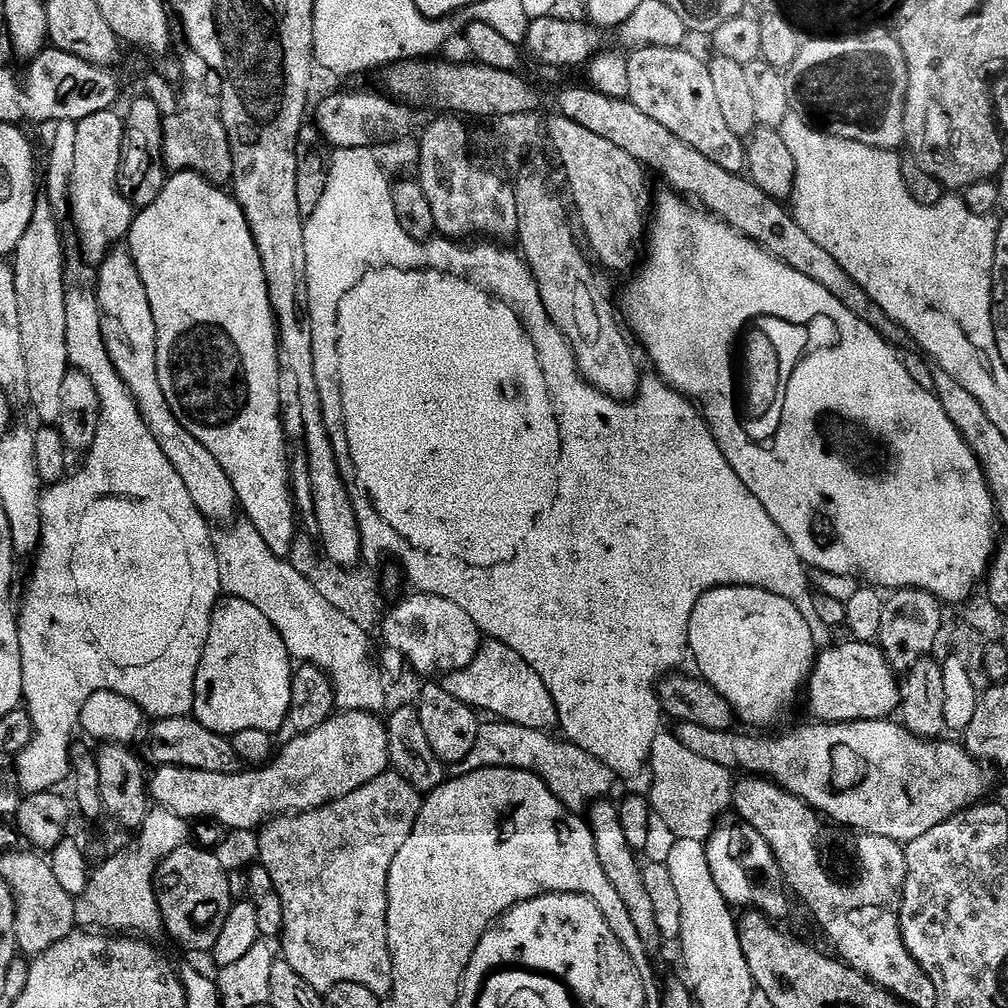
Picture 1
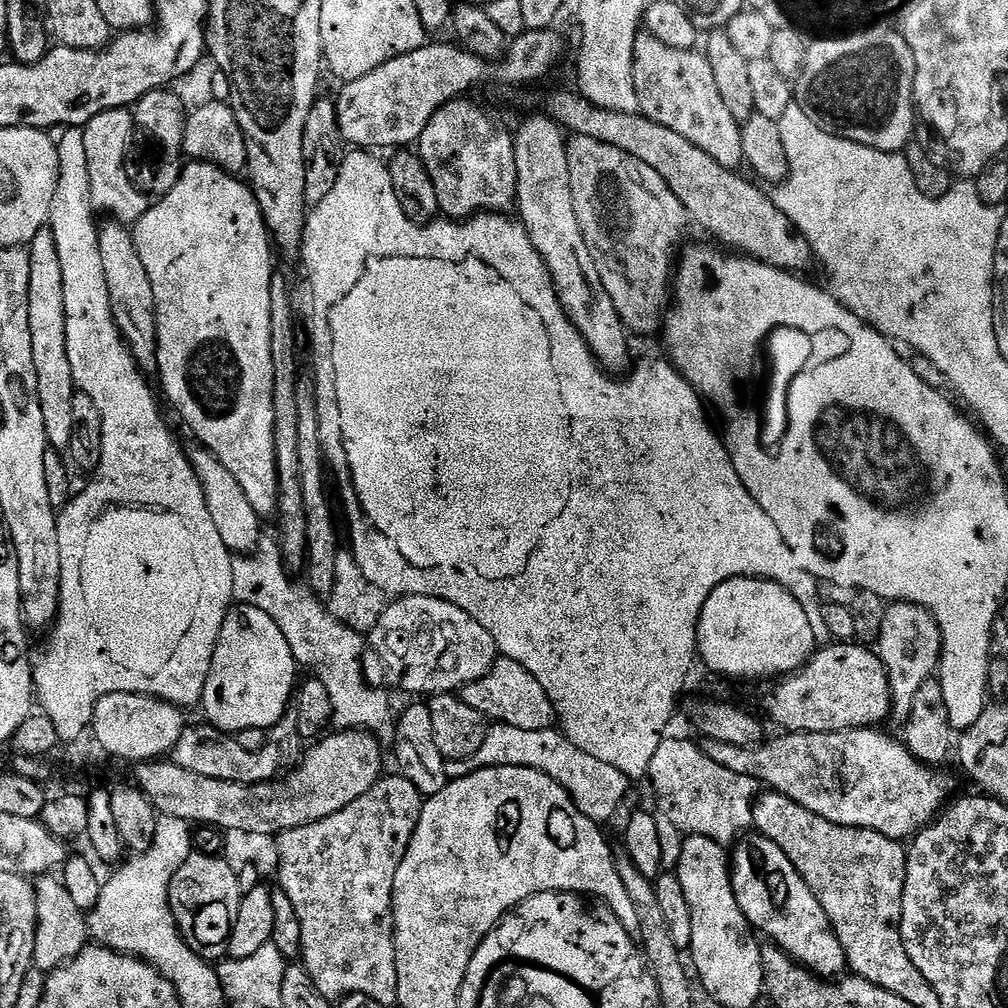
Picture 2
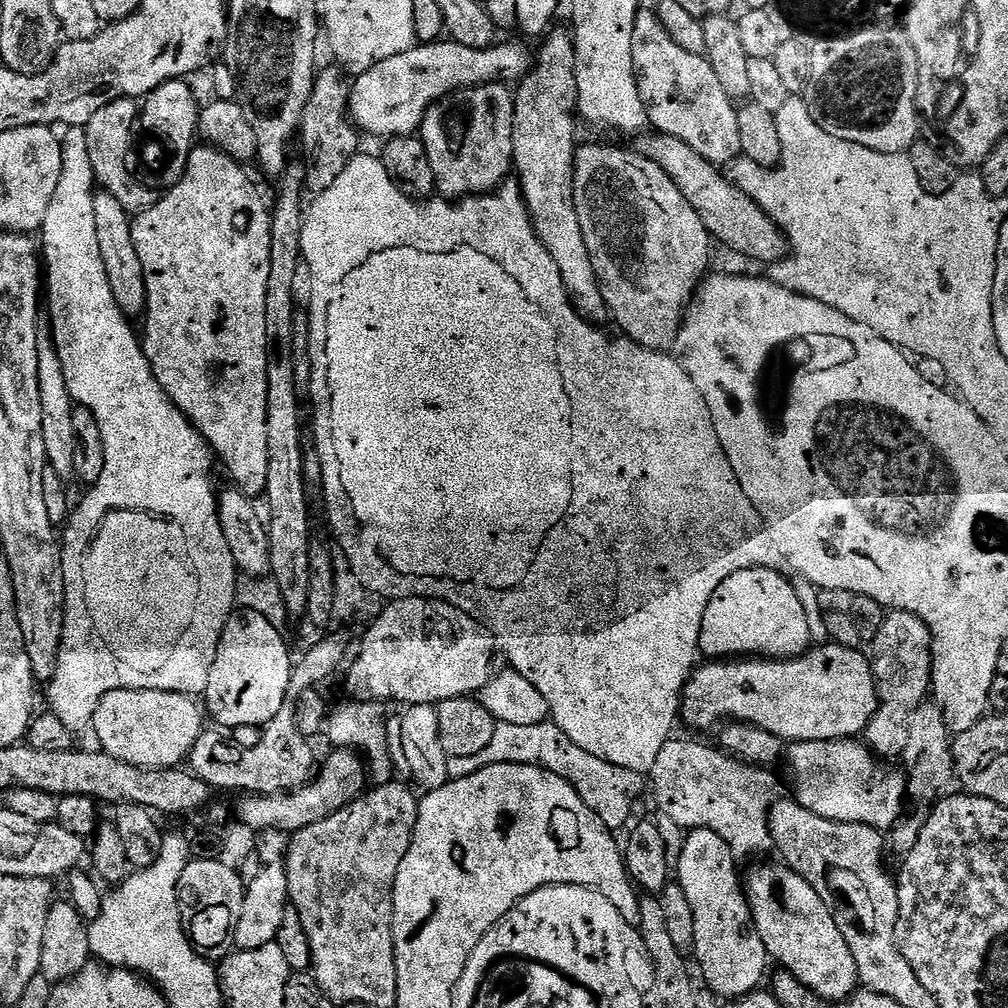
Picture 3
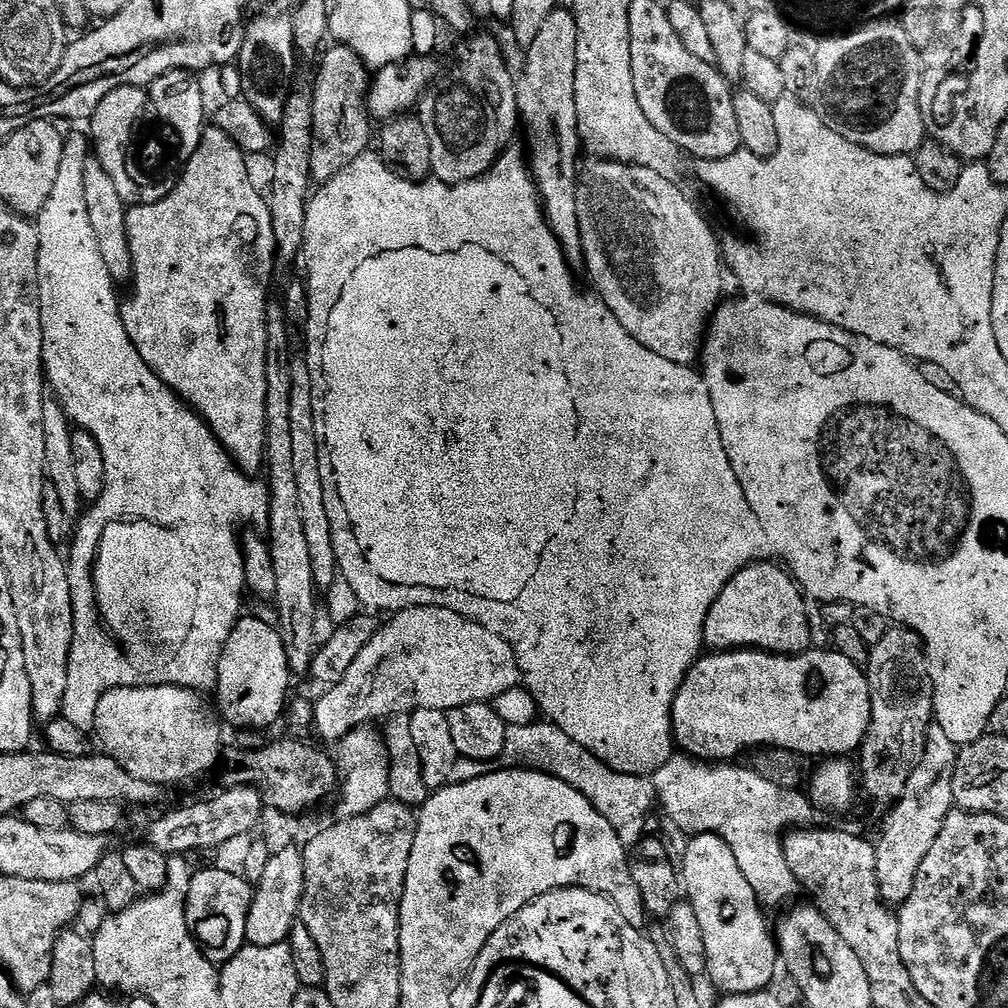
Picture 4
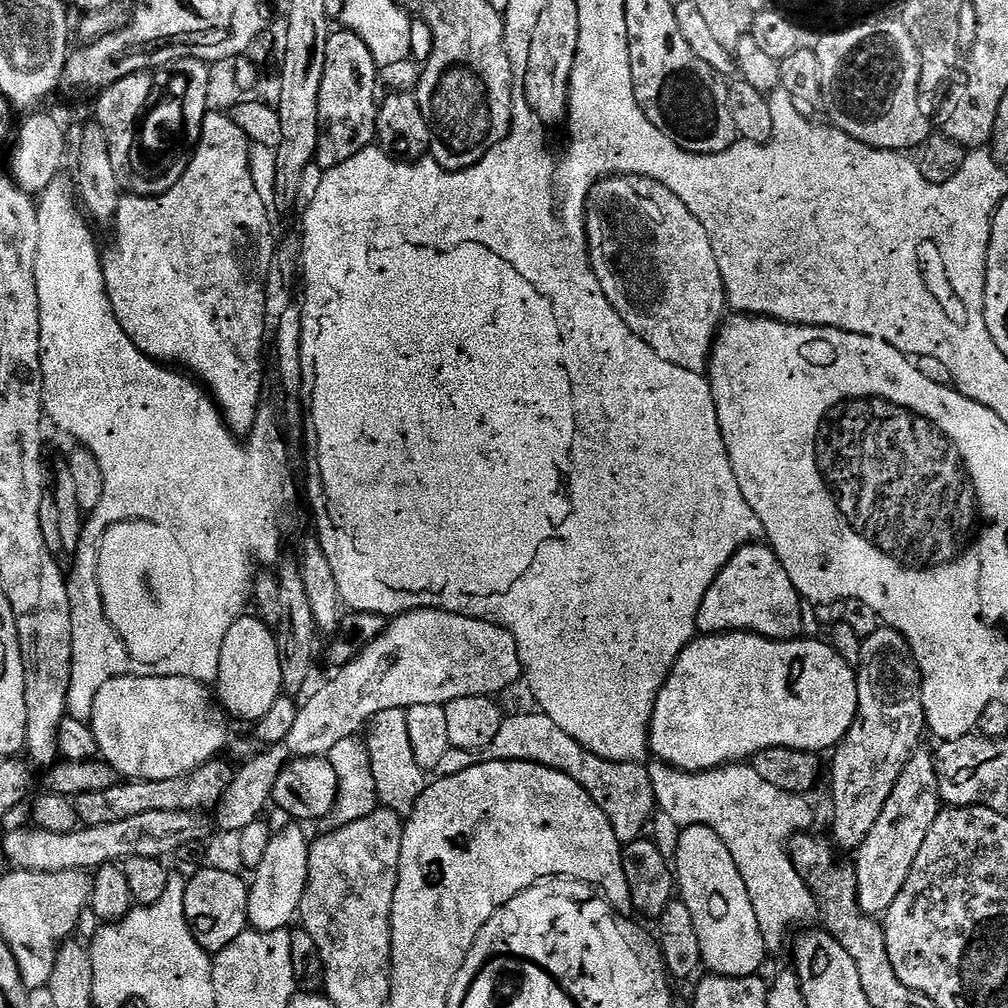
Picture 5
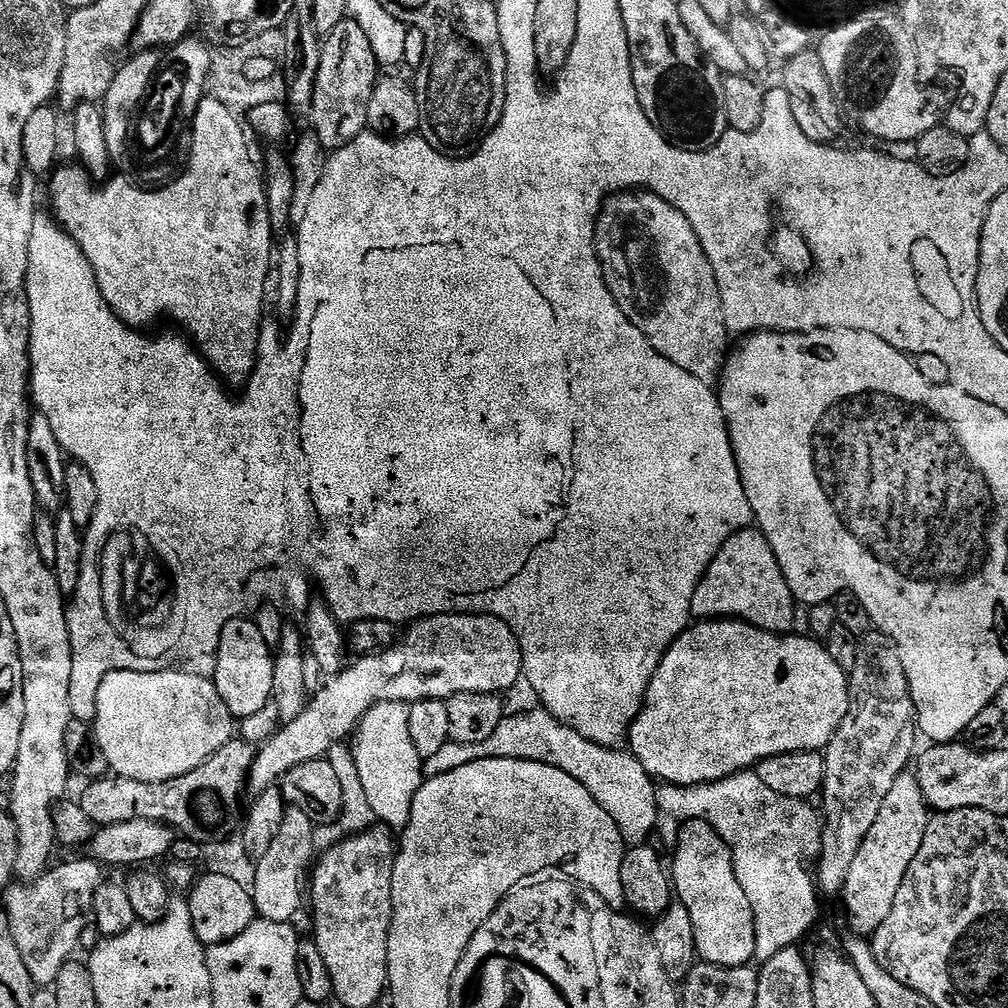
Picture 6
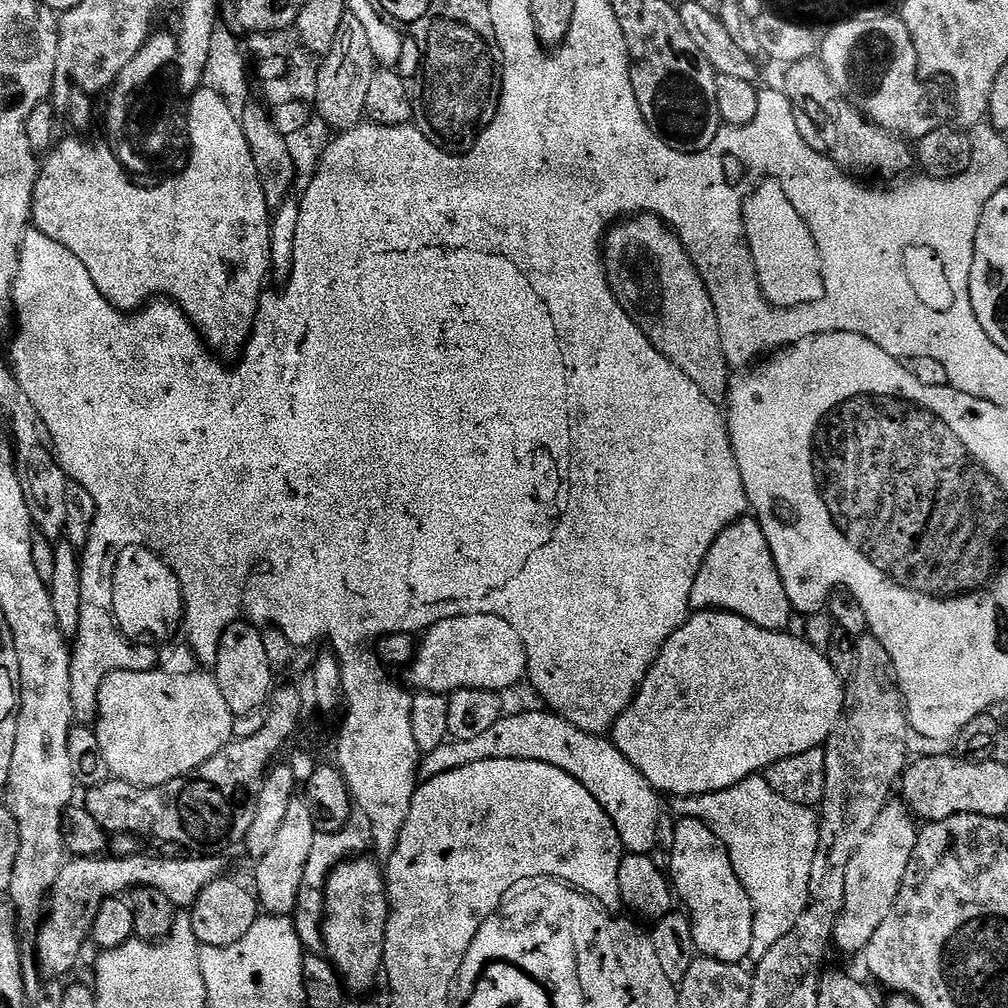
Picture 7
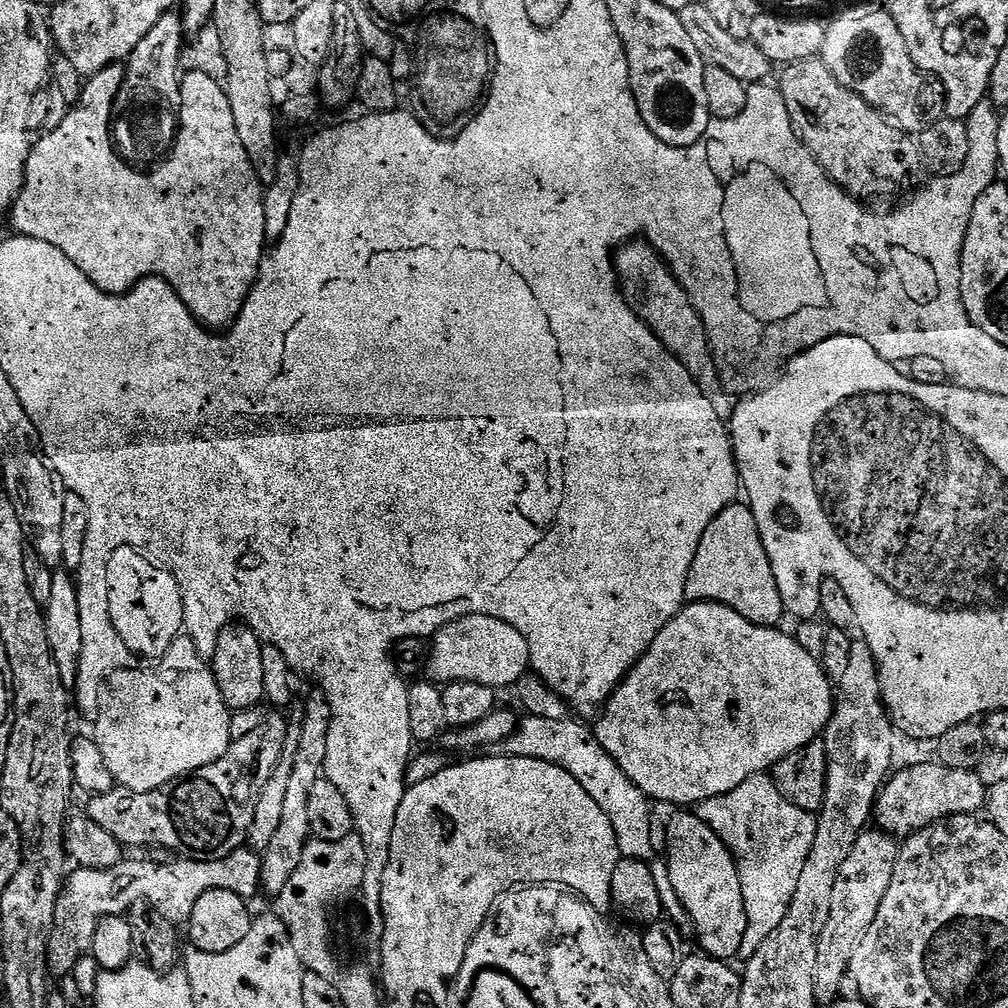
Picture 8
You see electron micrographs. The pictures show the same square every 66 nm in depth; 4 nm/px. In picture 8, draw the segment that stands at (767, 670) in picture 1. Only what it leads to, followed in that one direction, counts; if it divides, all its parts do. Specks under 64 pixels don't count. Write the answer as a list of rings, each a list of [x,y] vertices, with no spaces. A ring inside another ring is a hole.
[[[737,502],[729,506],[726,510],[722,510],[722,514],[718,514],[718,518],[714,518],[714,522],[710,522],[710,526],[706,526],[706,534],[702,536],[702,542],[698,542],[698,554],[694,554],[694,566],[690,566],[690,574],[686,578],[686,590],[684,591],[685,601],[688,602],[703,602],[706,604],[721,604],[722,606],[726,606],[730,610],[734,610],[738,614],[742,614],[742,618],[746,618],[746,622],[754,622],[758,626],[766,626],[767,628],[775,628],[781,622],[780,619],[785,619],[786,613],[784,610],[784,603],[782,602],[782,594],[778,594],[778,582],[774,582],[774,570],[772,569],[772,563],[770,562],[770,558],[766,554],[766,546],[762,546],[762,534],[758,534],[758,522],[754,522],[754,514],[752,513],[751,508],[748,507],[747,503]]]

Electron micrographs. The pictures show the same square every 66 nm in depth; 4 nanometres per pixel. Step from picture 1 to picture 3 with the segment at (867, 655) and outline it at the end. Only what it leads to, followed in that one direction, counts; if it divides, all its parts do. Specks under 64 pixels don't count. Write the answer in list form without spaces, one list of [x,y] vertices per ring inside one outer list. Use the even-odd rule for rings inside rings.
[[[831,642],[813,647],[804,653],[803,656],[795,656],[792,660],[769,660],[767,658],[720,658],[715,662],[704,662],[693,671],[688,677],[688,682],[684,686],[682,699],[680,702],[680,716],[692,728],[712,728],[720,719],[725,716],[728,720],[736,720],[740,724],[751,724],[753,728],[761,728],[770,734],[774,734],[785,742],[795,742],[797,740],[847,740],[856,738],[867,729],[869,722],[874,718],[876,707],[880,704],[880,699],[876,693],[876,679],[872,673],[872,661],[867,655],[863,656],[863,651],[852,648],[844,648],[841,644]]]

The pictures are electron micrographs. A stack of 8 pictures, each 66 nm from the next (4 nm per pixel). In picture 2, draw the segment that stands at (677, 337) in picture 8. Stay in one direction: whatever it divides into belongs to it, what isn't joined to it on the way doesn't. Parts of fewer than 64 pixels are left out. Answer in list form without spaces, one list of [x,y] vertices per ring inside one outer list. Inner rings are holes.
[[[572,136],[568,161],[574,214],[578,214],[582,238],[594,254],[594,266],[602,274],[602,286],[613,299],[614,310],[629,333],[657,335],[674,296],[674,273],[684,235],[690,229],[688,212],[674,198],[674,190],[666,186],[662,174],[618,146],[598,142],[598,138]]]

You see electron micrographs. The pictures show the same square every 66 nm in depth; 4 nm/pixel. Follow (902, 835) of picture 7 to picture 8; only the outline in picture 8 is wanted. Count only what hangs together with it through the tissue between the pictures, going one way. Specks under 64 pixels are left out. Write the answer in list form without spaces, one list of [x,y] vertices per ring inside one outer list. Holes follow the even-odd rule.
[[[865,830],[861,834],[854,850],[850,850],[850,858],[842,862],[840,881],[836,887],[836,905],[830,914],[830,922],[826,922],[824,933],[820,936],[820,971],[816,978],[816,990],[821,997],[830,995],[839,986],[840,979],[849,975],[854,950],[862,946],[866,930],[870,930],[874,918],[878,918],[882,898],[886,898],[886,890],[890,890],[890,882],[900,860],[901,845],[897,837],[883,830],[872,831]]]

